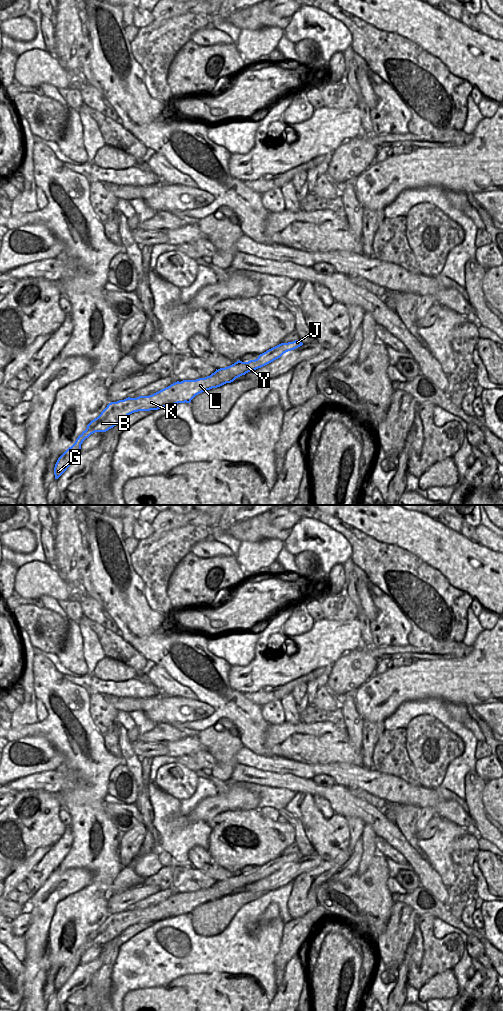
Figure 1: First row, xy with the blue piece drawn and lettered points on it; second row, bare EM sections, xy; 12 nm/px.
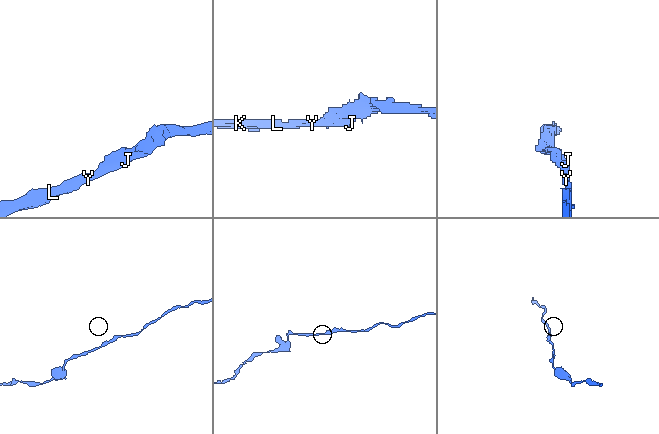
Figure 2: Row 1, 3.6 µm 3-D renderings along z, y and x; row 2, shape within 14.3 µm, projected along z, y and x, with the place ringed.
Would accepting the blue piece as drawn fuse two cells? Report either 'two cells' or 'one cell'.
one cell

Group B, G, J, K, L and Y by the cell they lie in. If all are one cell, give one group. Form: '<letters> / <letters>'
B G J K L Y

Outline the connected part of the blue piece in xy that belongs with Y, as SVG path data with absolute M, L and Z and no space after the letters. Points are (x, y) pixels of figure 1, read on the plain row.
M300 852L281 855L260 866L255 872L248 874L239 872L228 879L216 881L214 885L205 890L177 893L149 908L128 909L124 912L109 915L101 926L87 937L86 942L78 948L75 955L58 970L54 979L55 991L58 991L67 982L81 963L83 953L91 946L108 943L134 924L158 922L178 915L190 915L196 907L231 895L236 890L261 880L280 870L284 865L302 857L303 855Z

